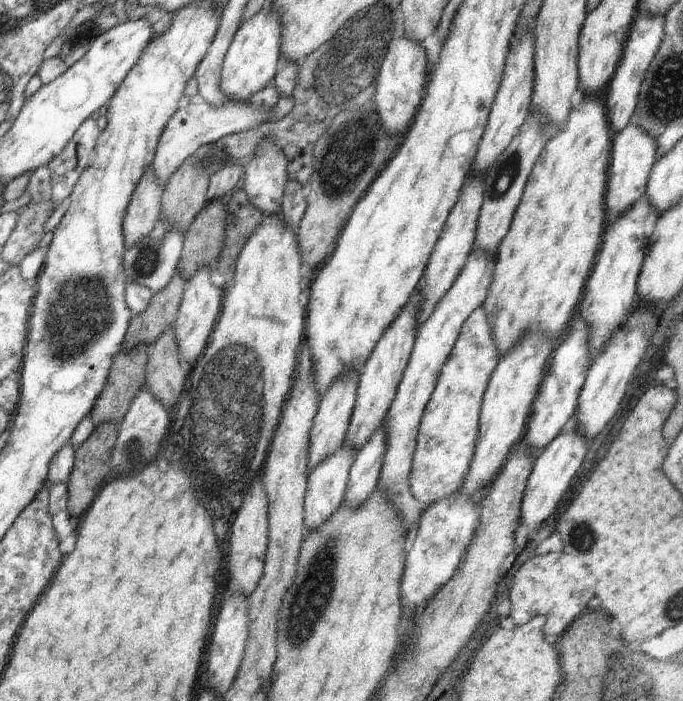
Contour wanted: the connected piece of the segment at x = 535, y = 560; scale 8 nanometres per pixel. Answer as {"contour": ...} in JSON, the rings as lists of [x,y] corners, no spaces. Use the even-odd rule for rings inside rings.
{"contour":[[[562,554],[534,555],[522,562],[520,570],[514,574],[509,588],[509,599],[512,604],[510,616],[514,624],[530,622],[538,615],[546,617],[545,635],[561,636],[568,630],[570,622],[584,610],[588,600],[596,594],[596,576],[586,568]]]}

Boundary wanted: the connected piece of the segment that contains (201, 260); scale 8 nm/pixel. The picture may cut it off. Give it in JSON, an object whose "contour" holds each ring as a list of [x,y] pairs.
{"contour":[[[225,198],[207,203],[185,232],[177,268],[178,276],[184,280],[190,280],[204,266],[212,267],[220,258],[224,246],[226,206]]]}

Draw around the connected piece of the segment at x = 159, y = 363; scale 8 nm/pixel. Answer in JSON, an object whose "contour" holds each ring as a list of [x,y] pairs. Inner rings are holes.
{"contour":[[[174,327],[164,330],[153,345],[149,346],[148,364],[145,366],[145,382],[150,392],[164,403],[164,406],[170,410],[174,406],[184,390],[184,366],[180,364],[181,360],[178,352],[178,341]]]}

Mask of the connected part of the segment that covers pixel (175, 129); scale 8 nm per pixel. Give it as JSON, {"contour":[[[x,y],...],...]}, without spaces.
{"contour":[[[198,99],[190,102],[190,104],[180,105],[174,116],[168,120],[164,132],[160,135],[158,146],[152,165],[152,170],[160,182],[160,186],[164,188],[166,182],[170,180],[170,176],[182,166],[182,163],[195,155],[196,150],[208,143],[216,142],[222,136],[228,134],[236,134],[242,130],[250,130],[254,126],[268,123],[274,120],[274,110],[268,108],[256,108],[252,106],[250,101],[240,102],[240,100],[225,100],[222,106],[212,106],[208,102],[202,102]]]}

